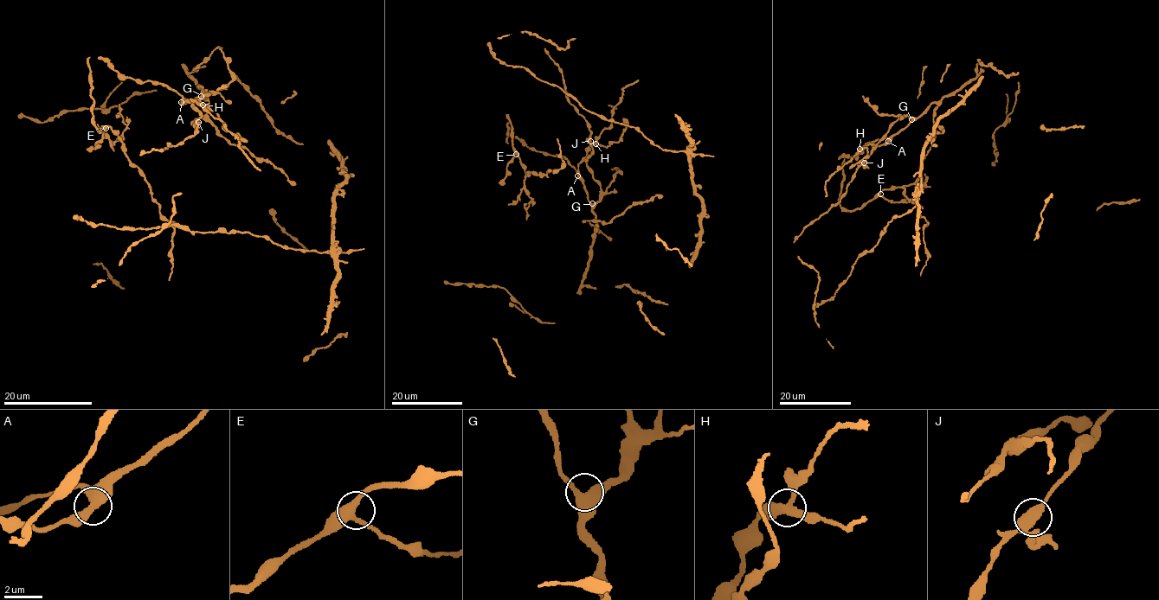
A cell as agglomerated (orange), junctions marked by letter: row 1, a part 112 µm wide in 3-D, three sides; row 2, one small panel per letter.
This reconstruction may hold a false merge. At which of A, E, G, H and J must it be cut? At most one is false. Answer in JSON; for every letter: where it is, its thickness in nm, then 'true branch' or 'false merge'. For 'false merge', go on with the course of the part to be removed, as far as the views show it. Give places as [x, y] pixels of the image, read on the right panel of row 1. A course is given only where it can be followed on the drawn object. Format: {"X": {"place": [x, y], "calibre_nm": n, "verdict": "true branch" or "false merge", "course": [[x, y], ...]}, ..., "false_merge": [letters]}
{"A": {"place": [888, 141], "calibre_nm": 440, "verdict": "true branch"}, "E": {"place": [880, 194], "calibre_nm": 400, "verdict": "true branch"}, "G": {"place": [911, 119], "calibre_nm": 480, "verdict": "true branch"}, "H": {"place": [859, 149], "calibre_nm": 420, "verdict": "false merge", "course": [[860, 149], [858, 154], [826, 181], [825, 196]]}, "J": {"place": [864, 162], "calibre_nm": 440, "verdict": "true branch"}, "false_merge": ["H"]}

